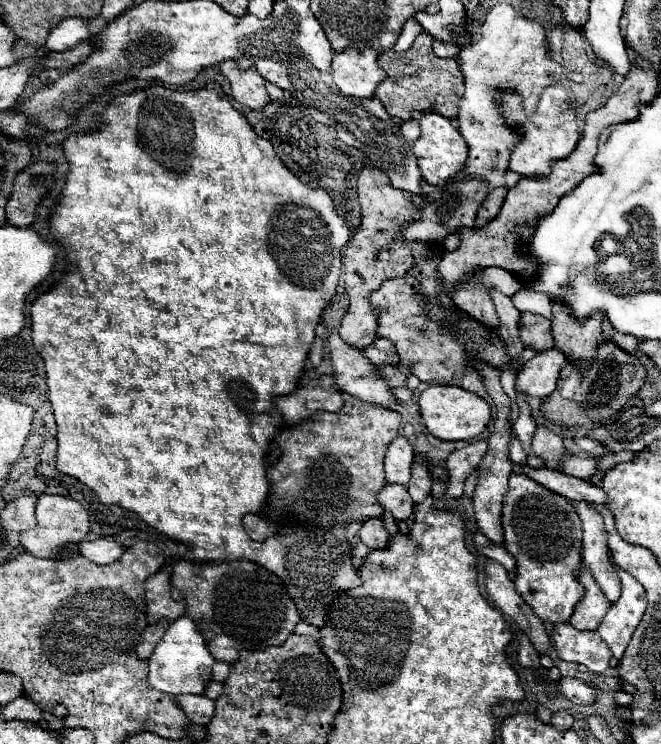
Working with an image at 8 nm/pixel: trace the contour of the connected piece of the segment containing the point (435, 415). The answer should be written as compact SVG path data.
M431 384L419 394L419 408L427 430L441 440L471 440L487 430L491 422L491 406L477 394L447 384Z

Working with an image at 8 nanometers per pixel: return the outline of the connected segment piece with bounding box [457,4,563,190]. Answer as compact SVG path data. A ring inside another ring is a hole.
M497 4L481 24L481 38L459 52L459 66L465 78L465 94L459 102L459 132L467 140L469 158L459 174L463 180L481 178L489 190L505 186L509 156L521 140L521 128L501 116L499 88L511 84L523 100L523 112L531 116L537 108L543 88L563 78L563 66L547 56L547 40L543 26L519 16L509 4Z

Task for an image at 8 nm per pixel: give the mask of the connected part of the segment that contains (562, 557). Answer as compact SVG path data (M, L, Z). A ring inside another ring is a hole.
M511 474L509 492L503 500L503 534L505 548L515 558L515 588L533 608L533 612L549 624L567 622L575 604L585 596L579 584L581 560L581 520L571 508L571 500L559 496L525 474Z

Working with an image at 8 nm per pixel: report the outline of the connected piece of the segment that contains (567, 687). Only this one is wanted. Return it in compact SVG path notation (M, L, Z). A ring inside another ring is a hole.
M563 676L559 682L557 682L557 688L563 696L567 696L573 704L591 704L595 700L595 690L577 680L577 678L569 678L569 676Z

